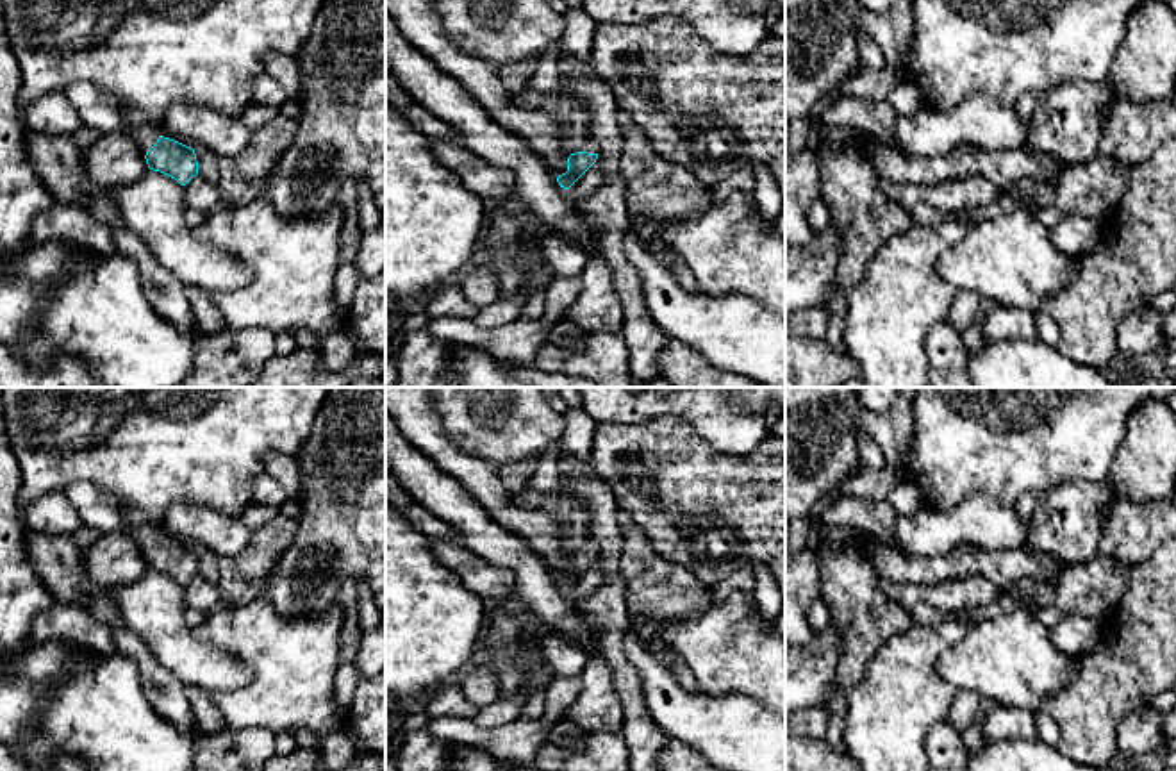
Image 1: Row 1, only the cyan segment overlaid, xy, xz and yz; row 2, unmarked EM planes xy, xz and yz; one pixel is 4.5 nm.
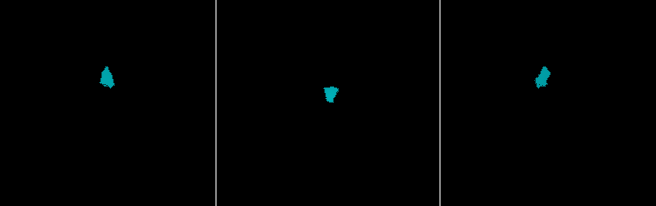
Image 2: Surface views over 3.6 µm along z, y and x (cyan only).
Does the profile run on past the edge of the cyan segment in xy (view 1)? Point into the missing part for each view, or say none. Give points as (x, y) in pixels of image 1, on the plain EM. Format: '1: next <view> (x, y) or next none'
1: next xy (145, 536)

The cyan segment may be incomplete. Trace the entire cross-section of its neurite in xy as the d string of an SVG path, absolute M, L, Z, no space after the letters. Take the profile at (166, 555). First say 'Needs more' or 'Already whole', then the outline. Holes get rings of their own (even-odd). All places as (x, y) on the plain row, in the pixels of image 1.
Needs more. M153 525L128 526L128 534L143 551L150 569L175 578L180 585L198 575L195 550L161 535Z

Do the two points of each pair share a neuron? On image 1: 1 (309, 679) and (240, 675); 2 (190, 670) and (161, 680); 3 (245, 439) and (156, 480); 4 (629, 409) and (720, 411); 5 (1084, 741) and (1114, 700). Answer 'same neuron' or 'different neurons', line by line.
1: different neurons
2: different neurons
3: same neuron
4: same neuron
5: same neuron

